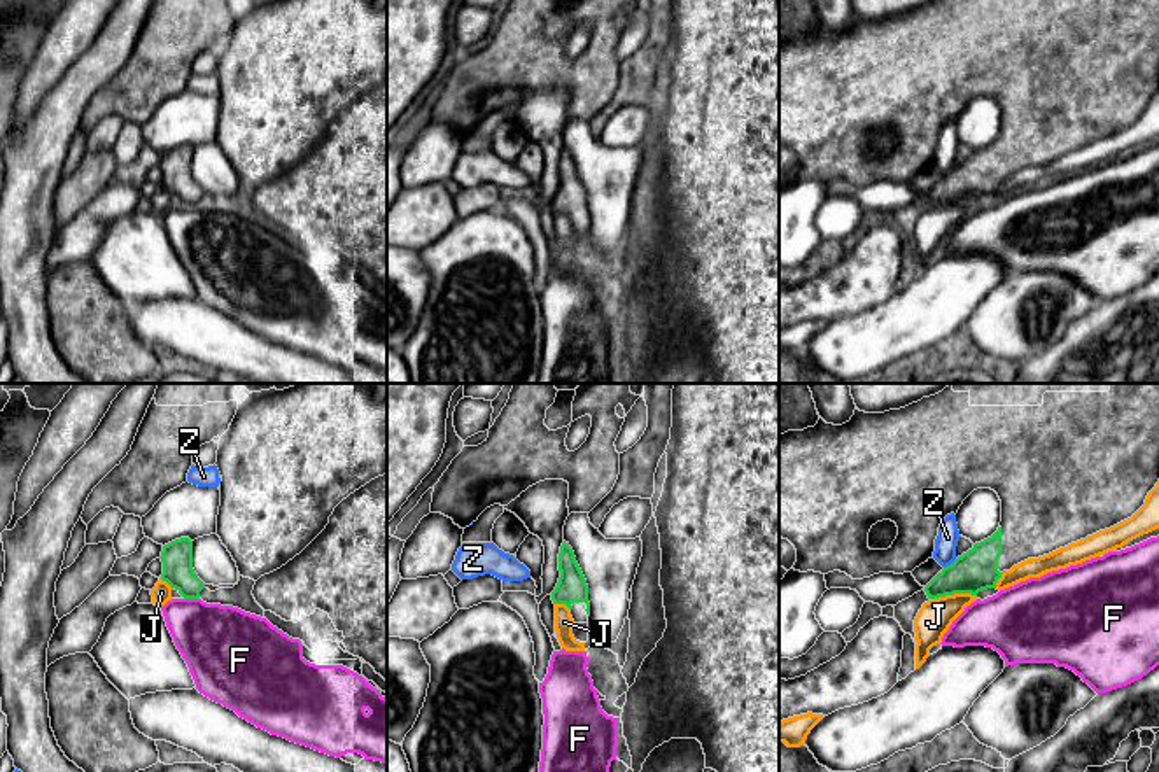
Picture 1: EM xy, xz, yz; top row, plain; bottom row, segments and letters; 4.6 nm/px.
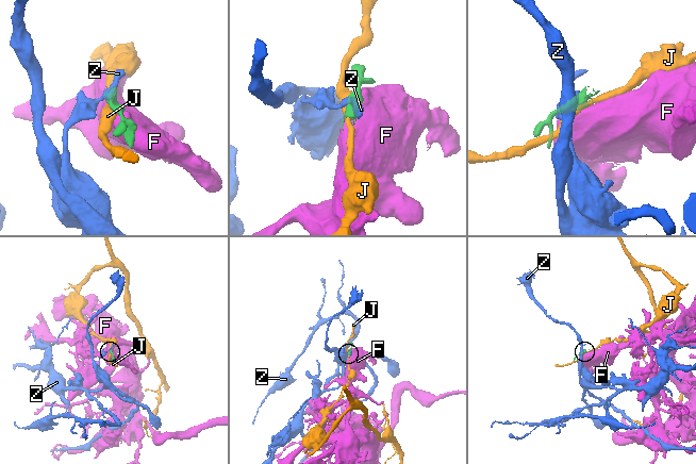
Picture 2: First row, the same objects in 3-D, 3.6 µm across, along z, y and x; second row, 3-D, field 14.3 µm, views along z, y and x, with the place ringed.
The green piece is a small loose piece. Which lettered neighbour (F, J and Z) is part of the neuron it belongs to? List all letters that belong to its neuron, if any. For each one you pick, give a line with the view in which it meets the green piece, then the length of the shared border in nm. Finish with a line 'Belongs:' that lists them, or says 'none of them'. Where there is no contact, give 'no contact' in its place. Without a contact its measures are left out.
Belongs: none of them

